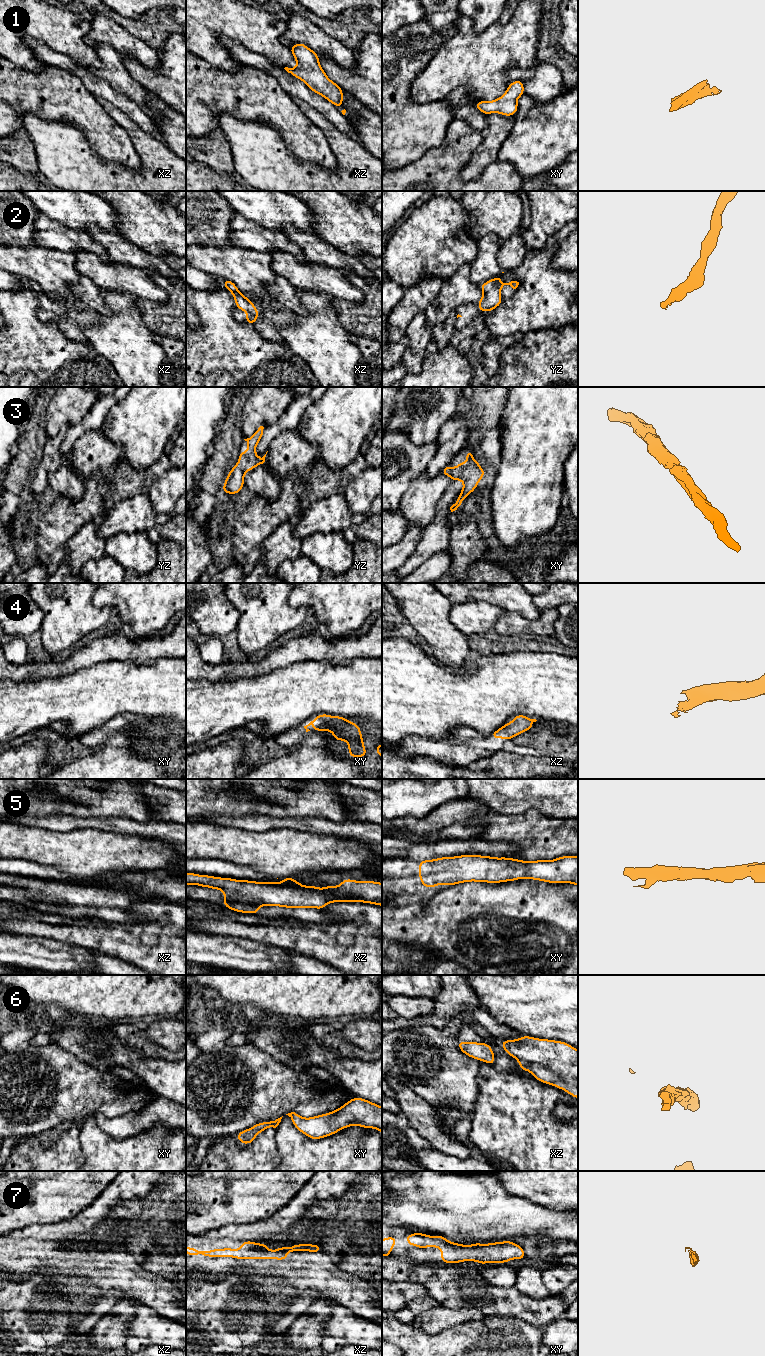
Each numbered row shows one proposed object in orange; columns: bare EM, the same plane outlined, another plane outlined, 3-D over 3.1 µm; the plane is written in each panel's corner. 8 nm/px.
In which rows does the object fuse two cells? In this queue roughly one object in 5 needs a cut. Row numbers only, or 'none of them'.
none of them

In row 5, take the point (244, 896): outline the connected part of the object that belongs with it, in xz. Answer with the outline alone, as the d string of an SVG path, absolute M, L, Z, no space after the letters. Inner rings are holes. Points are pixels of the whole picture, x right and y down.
M186 873L186 885L198 885L201 887L221 890L225 896L223 900L225 907L240 913L250 912L258 915L258 909L261 906L316 908L322 910L328 903L345 901L370 903L382 906L382 883L376 881L355 881L352 879L344 879L337 887L328 885L325 888L319 888L312 885L304 886L294 880L293 877L278 880L283 880L284 882L257 882Z

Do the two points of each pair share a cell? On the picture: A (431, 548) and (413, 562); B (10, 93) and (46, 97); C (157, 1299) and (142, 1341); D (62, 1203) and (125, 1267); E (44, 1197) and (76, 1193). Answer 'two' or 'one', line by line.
A: one
B: one
C: two
D: two
E: one

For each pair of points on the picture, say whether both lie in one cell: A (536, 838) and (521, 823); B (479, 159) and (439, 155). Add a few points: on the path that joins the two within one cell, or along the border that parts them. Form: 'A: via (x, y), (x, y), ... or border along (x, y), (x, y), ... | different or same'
A: via (532, 834), (525, 827) | same
B: border along (482, 138), (479, 146), (460, 172), (462, 180) | different

